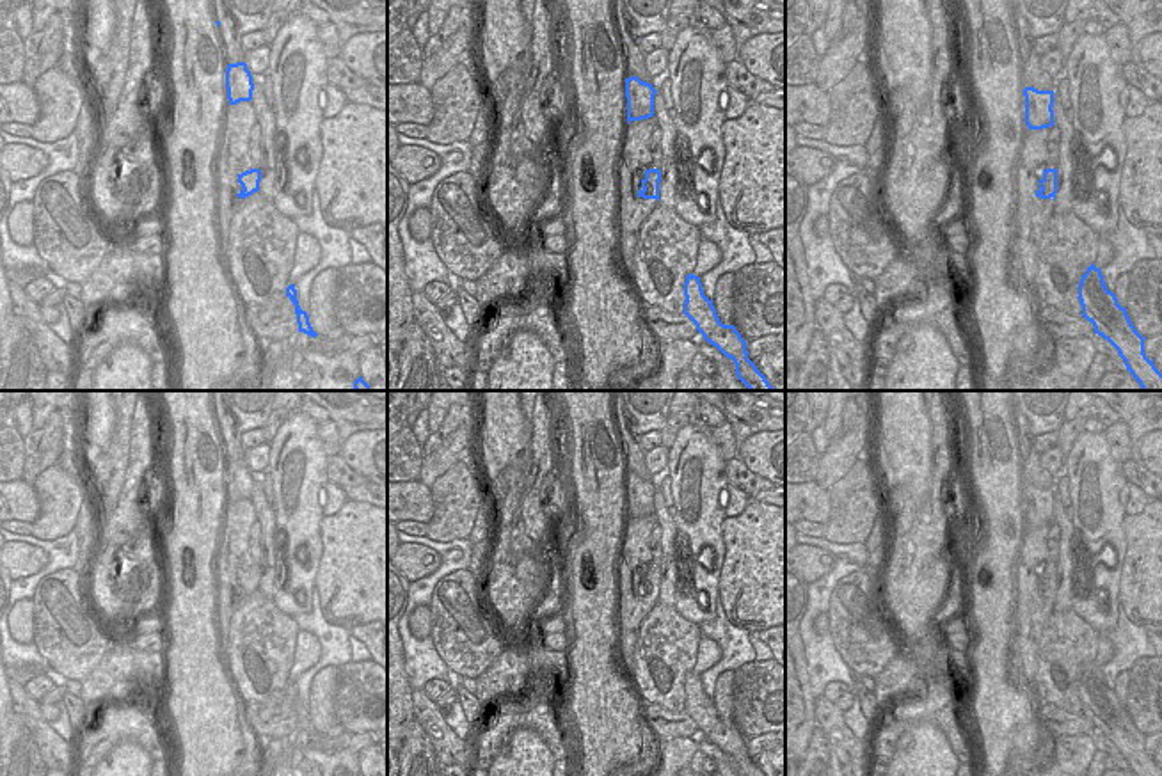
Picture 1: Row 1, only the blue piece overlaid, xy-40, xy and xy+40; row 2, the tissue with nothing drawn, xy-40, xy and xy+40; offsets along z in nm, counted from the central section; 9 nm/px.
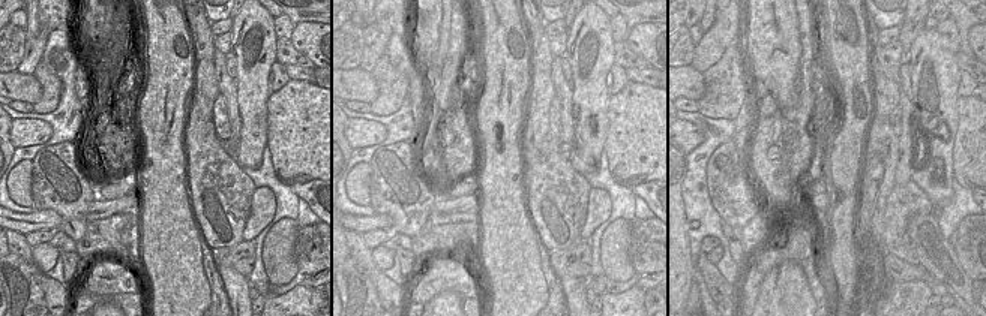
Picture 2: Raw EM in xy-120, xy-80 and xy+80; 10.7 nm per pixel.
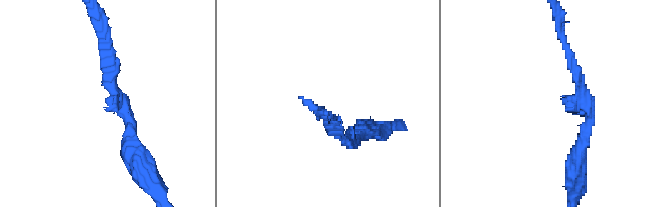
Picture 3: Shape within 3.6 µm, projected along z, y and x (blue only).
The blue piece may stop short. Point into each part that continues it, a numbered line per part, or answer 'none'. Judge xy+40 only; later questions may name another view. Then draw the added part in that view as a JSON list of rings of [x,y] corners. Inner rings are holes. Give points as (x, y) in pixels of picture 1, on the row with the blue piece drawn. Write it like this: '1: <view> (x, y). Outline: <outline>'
none

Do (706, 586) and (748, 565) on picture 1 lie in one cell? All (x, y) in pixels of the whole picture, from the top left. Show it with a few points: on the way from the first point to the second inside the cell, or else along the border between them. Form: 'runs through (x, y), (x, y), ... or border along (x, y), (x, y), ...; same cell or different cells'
border along (724, 540), (724, 563), (716, 597); different cells

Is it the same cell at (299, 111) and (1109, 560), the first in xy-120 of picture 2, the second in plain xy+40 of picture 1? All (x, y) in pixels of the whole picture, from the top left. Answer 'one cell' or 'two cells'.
two cells

